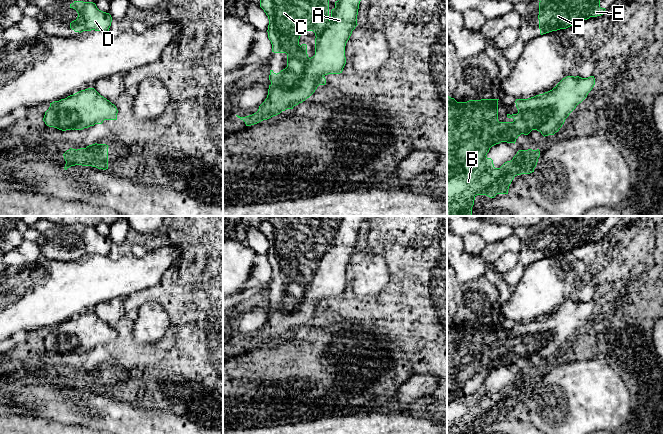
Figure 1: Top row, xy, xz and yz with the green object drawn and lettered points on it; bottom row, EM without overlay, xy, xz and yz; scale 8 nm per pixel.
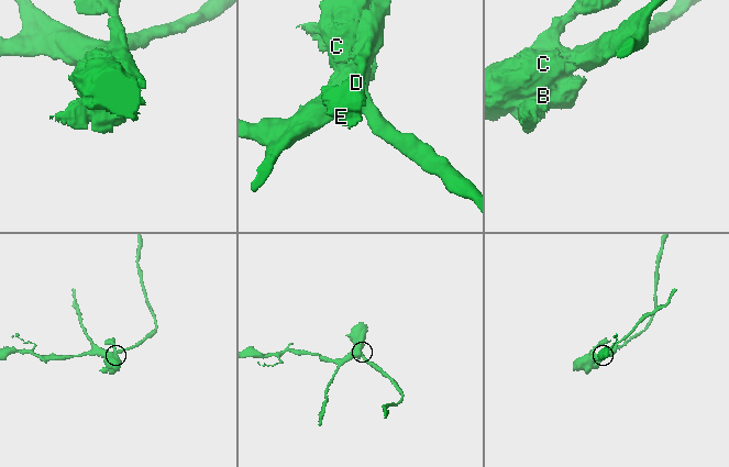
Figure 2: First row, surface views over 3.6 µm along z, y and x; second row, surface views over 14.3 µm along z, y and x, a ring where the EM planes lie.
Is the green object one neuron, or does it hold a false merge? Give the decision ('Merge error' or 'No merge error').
No merge error

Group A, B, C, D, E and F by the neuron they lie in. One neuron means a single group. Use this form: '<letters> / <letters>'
A B C D E F

